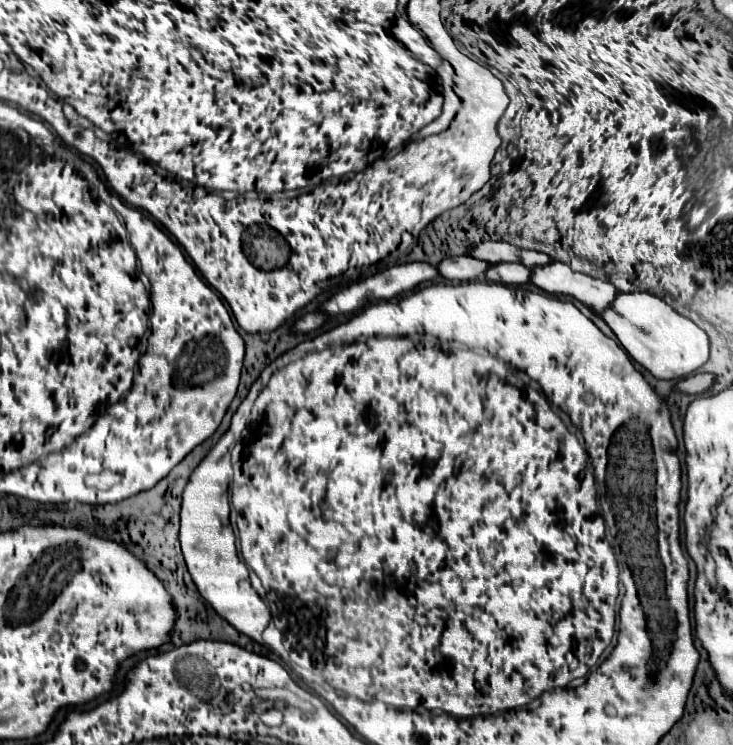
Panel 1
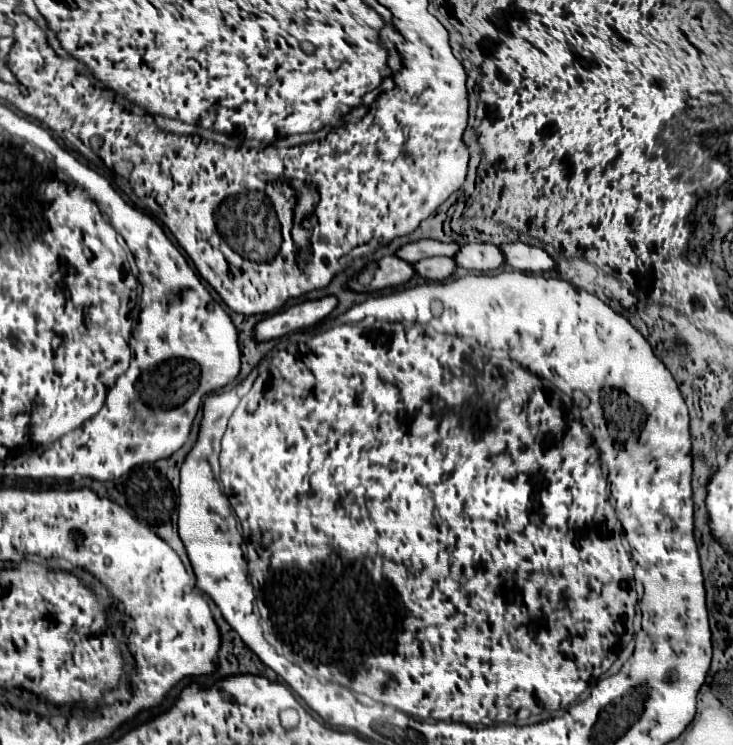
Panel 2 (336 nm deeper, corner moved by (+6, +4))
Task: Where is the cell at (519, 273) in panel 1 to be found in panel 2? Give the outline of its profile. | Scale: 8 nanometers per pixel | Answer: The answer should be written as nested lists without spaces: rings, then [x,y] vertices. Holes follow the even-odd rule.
[[[431,257],[431,259],[421,259],[413,263],[413,269],[419,277],[431,279],[431,281],[443,281],[451,273],[455,273],[455,261],[451,257]]]

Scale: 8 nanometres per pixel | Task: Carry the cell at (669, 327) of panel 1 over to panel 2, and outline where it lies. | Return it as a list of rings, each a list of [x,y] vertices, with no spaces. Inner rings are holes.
[[[503,243],[499,245],[505,265],[519,271],[549,271],[555,267],[555,261],[539,247],[531,247],[527,243]]]

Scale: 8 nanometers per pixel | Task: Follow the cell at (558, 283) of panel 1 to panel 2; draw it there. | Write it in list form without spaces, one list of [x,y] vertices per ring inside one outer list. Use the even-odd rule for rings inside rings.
[[[487,243],[463,245],[453,259],[455,265],[465,271],[493,271],[503,265],[503,255],[499,255],[499,247]]]

